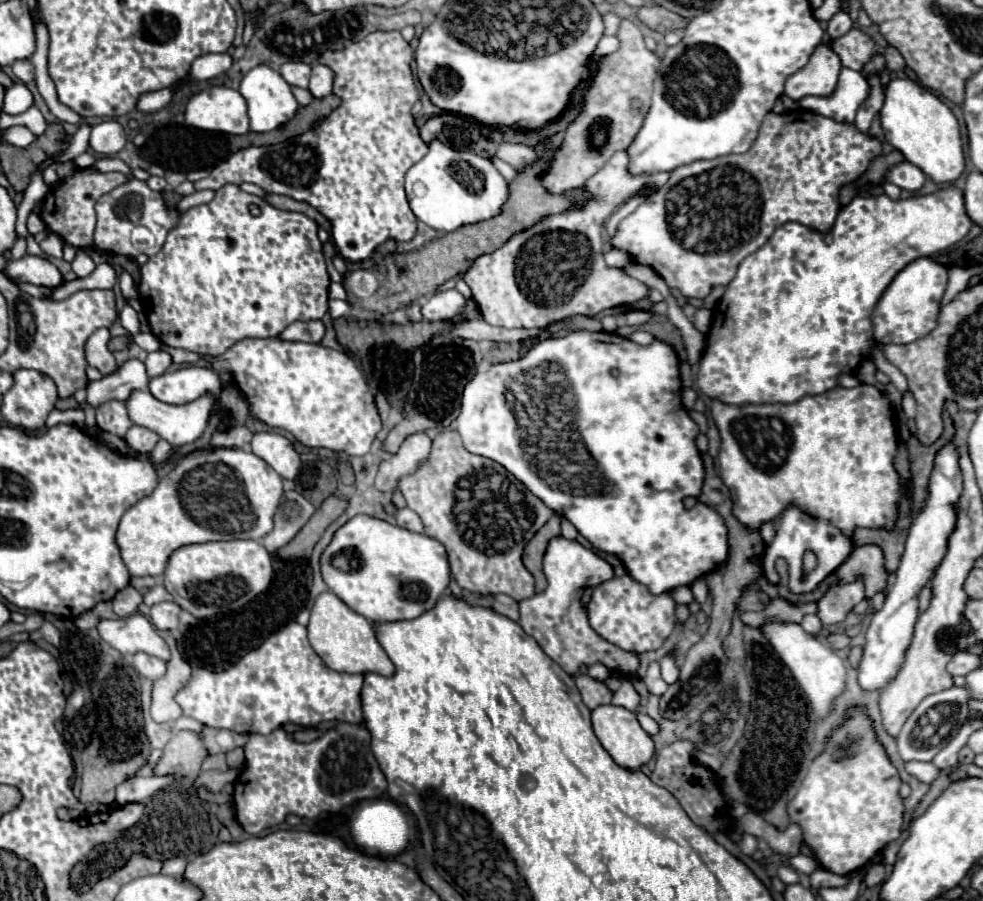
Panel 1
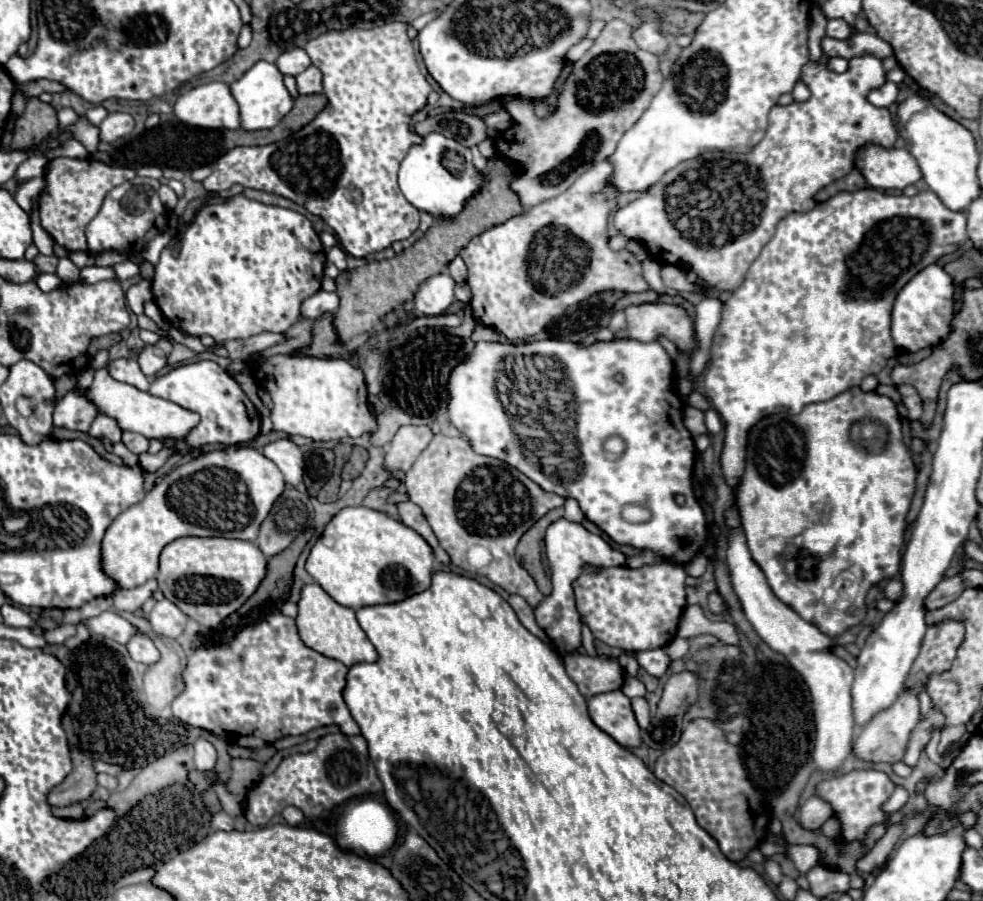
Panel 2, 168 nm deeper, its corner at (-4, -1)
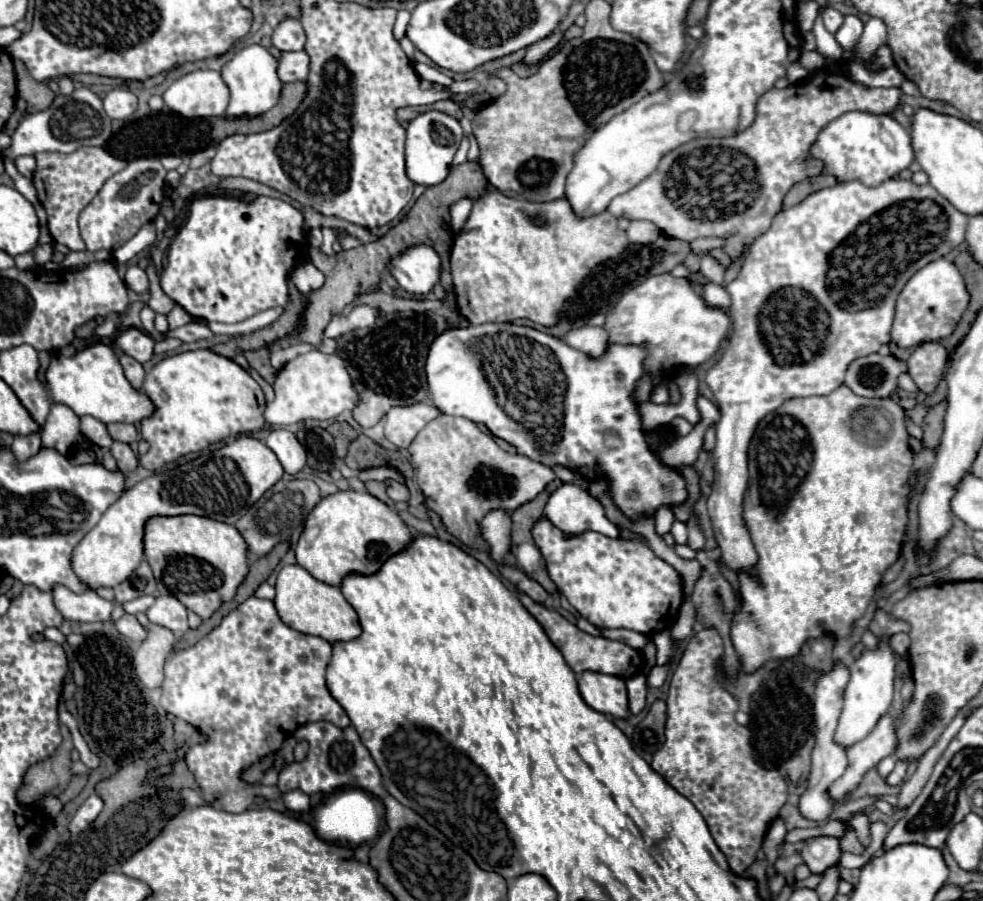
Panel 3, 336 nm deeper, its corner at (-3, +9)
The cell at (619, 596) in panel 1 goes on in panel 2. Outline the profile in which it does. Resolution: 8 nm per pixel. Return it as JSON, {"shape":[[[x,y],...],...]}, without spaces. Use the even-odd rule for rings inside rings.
{"shape":[[[657,563],[639,569],[587,567],[575,581],[575,601],[583,621],[597,641],[617,647],[625,653],[665,647],[677,633],[679,617],[685,609],[685,579],[681,565]]]}

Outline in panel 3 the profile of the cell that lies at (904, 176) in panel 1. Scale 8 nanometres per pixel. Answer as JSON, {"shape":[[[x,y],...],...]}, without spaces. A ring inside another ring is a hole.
{"shape":[[[850,111],[830,121],[826,129],[818,133],[818,139],[810,147],[810,157],[822,163],[822,175],[832,175],[840,183],[856,179],[866,187],[876,187],[910,167],[914,153],[908,131],[892,115]]]}

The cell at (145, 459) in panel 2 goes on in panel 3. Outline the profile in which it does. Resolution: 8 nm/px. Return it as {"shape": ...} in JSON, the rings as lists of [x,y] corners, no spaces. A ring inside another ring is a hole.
{"shape":[[[208,349],[186,351],[186,353],[164,357],[146,375],[144,387],[142,387],[142,391],[150,397],[152,405],[154,405],[154,415],[142,419],[142,423],[140,423],[142,425],[142,429],[140,429],[142,439],[148,441],[148,445],[150,445],[150,451],[140,457],[140,465],[150,471],[158,471],[166,463],[172,463],[186,453],[202,451],[202,449],[206,449],[230,435],[264,429],[266,403],[264,403],[264,393],[260,389],[260,405],[258,405],[258,397],[256,397],[258,389],[260,389],[260,385],[238,363],[234,363],[232,359],[226,359],[222,355],[216,355]]]}

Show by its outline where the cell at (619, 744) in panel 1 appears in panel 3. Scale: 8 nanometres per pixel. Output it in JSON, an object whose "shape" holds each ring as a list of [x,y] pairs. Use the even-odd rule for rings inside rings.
{"shape":[[[584,671],[578,677],[580,695],[584,701],[610,717],[628,717],[628,693],[624,679],[598,671]]]}

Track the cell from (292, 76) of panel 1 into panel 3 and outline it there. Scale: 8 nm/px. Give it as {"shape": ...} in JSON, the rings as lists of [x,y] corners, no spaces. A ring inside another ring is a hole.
{"shape":[[[286,17],[286,21],[280,21],[272,33],[272,45],[280,51],[302,51],[304,43],[304,29],[300,25],[300,19],[294,17]]]}

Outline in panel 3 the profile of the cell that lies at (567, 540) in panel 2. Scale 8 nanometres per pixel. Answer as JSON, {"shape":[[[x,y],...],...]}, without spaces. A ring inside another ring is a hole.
{"shape":[[[562,483],[556,491],[552,491],[544,513],[568,535],[578,535],[584,529],[598,531],[606,537],[620,535],[616,525],[608,521],[602,503],[576,483]]]}

